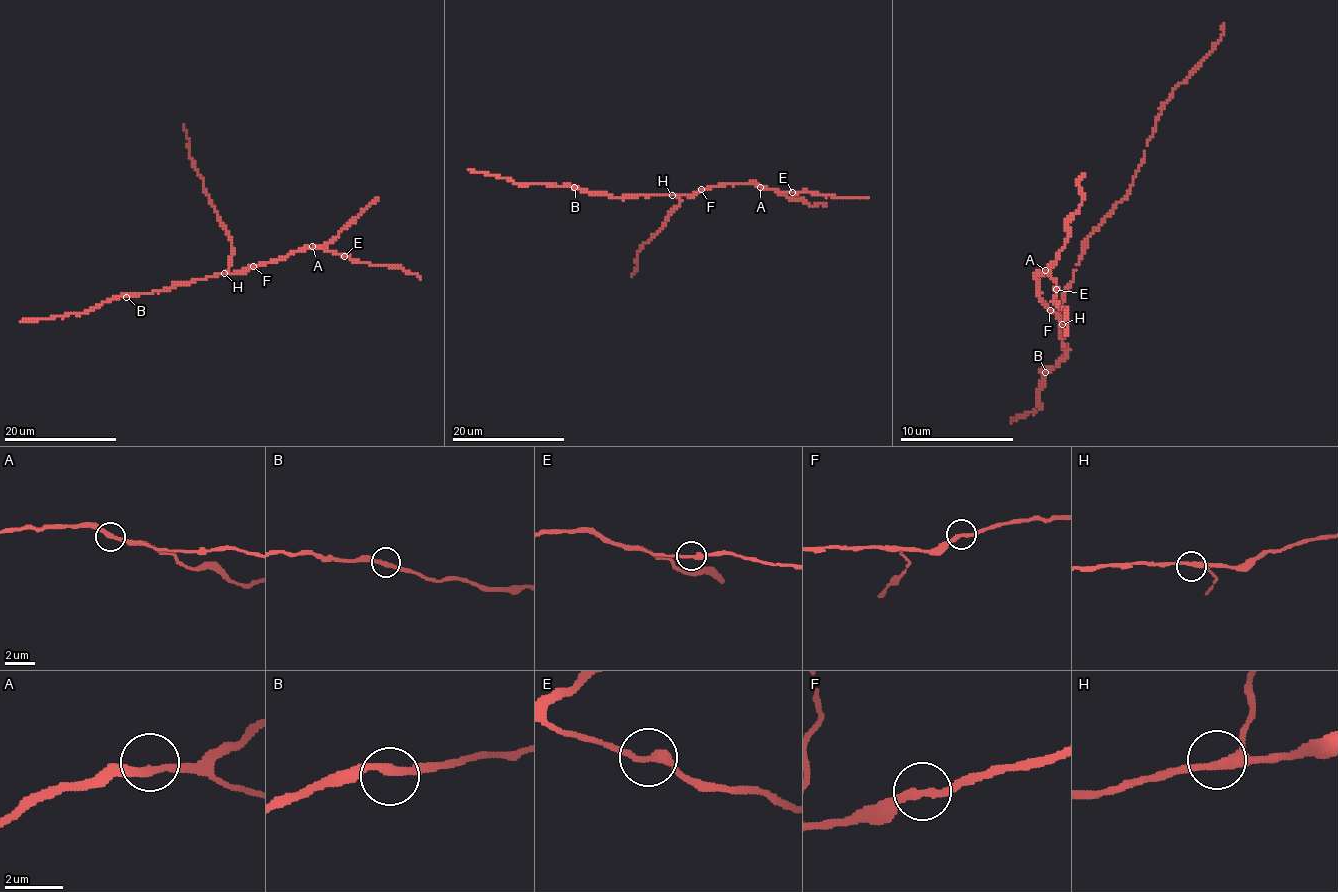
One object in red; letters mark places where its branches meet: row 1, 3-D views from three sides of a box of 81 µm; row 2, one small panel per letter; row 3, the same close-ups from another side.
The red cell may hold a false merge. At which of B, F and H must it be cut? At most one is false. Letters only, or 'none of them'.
none of them

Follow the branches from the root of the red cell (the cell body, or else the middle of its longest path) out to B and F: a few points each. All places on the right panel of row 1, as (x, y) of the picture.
B: (1059, 327), (1065, 355), (1053, 369), (1045, 372)
F: (1059, 327), (1062, 321), (1051, 310)

